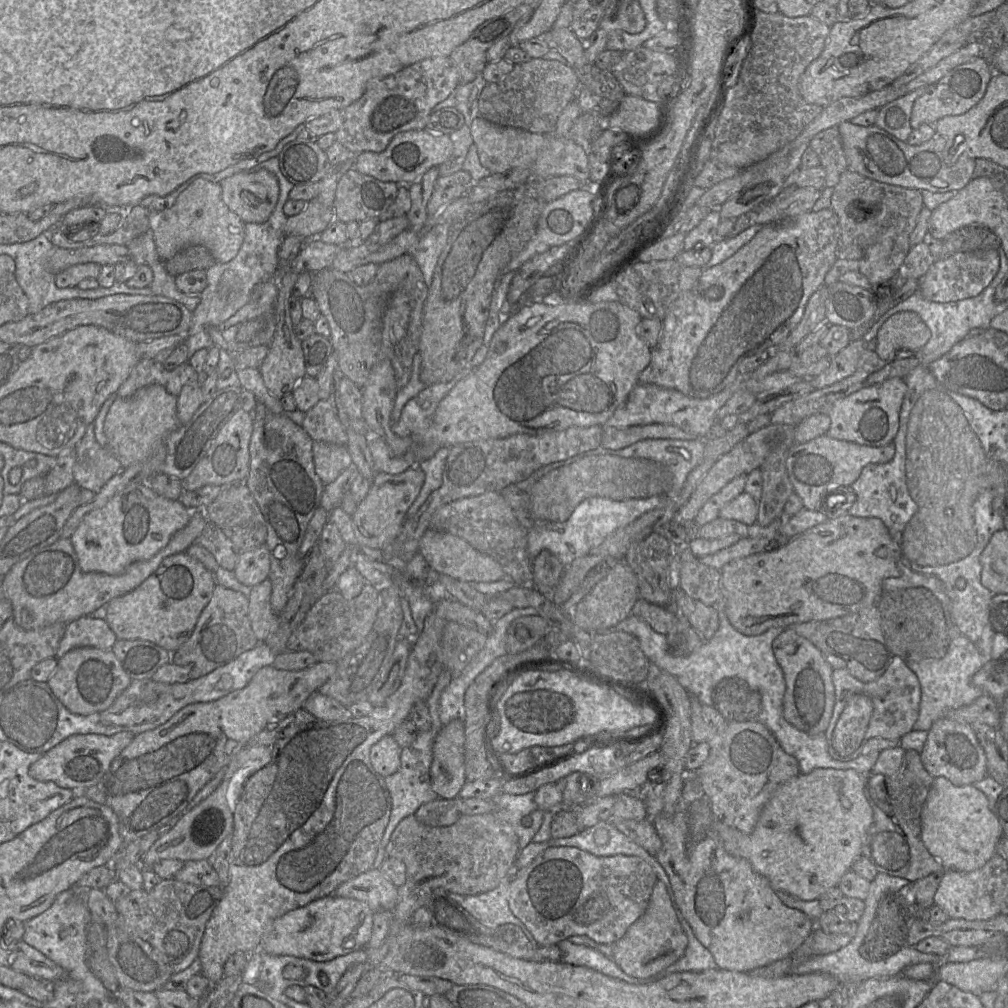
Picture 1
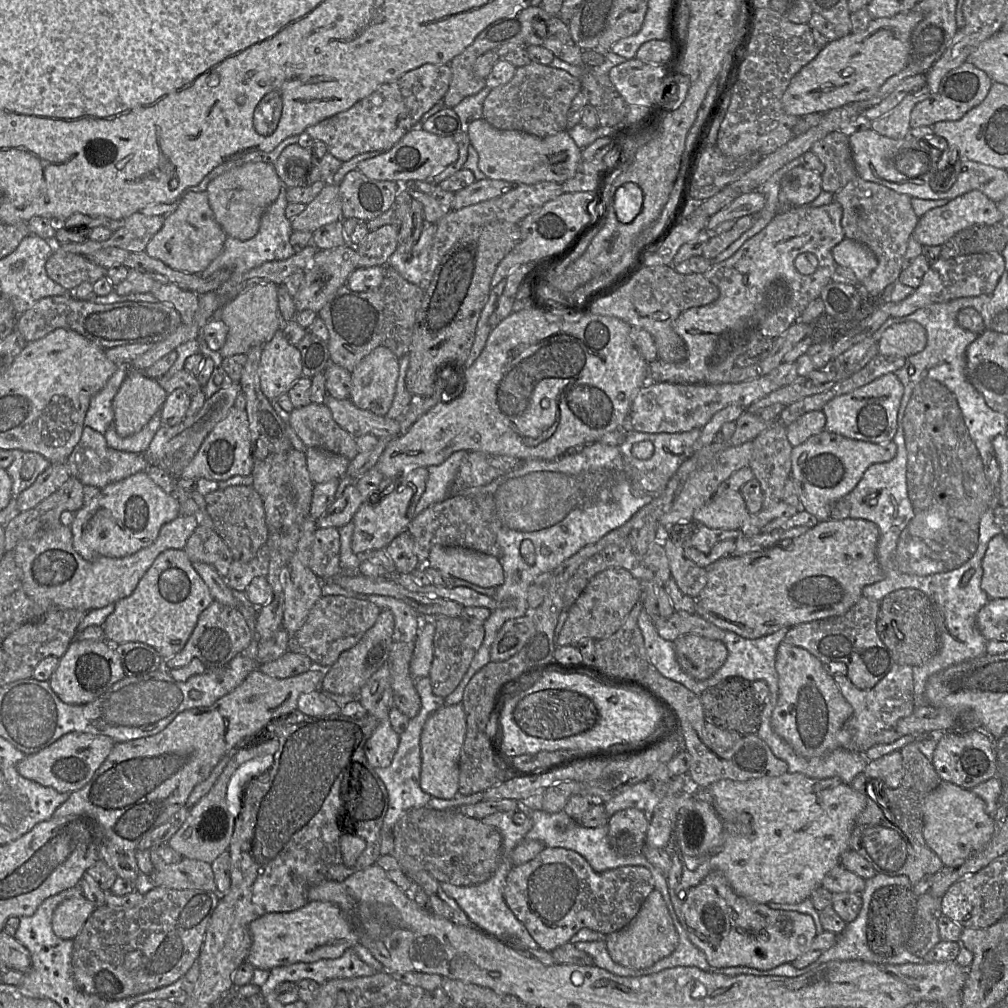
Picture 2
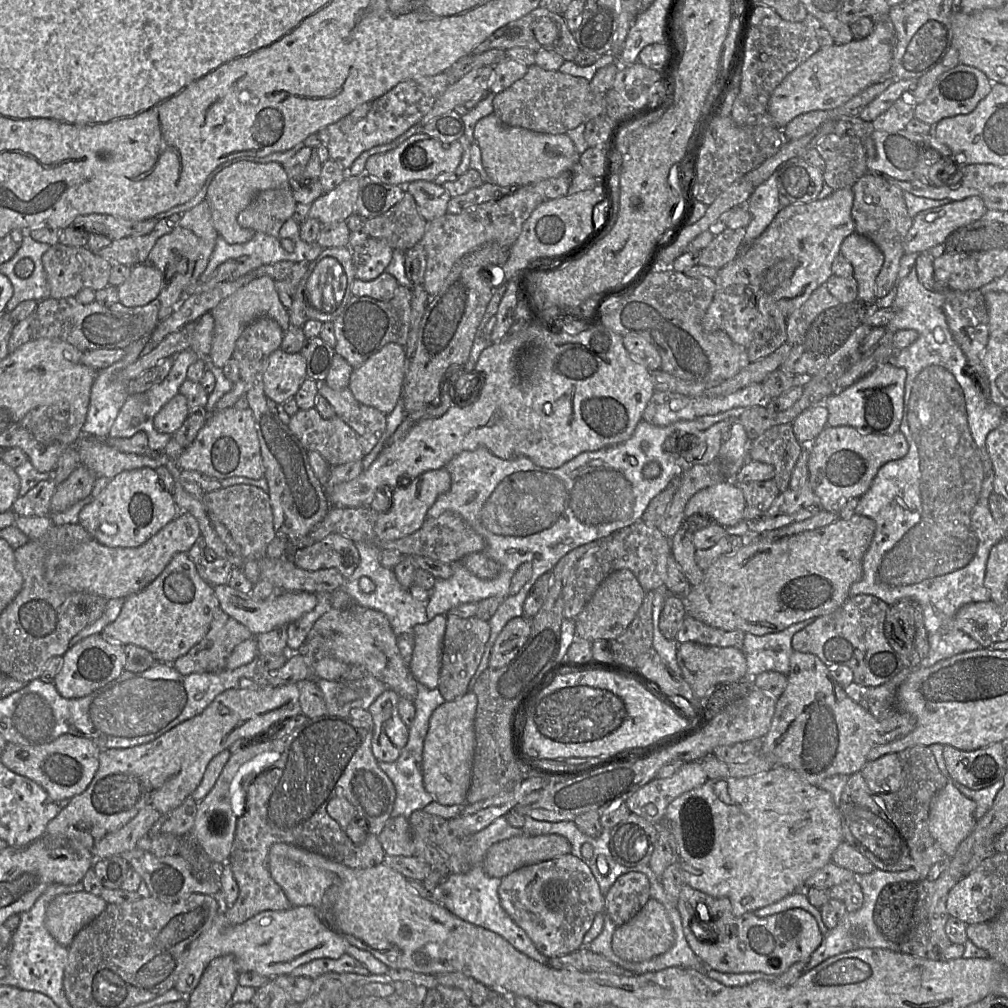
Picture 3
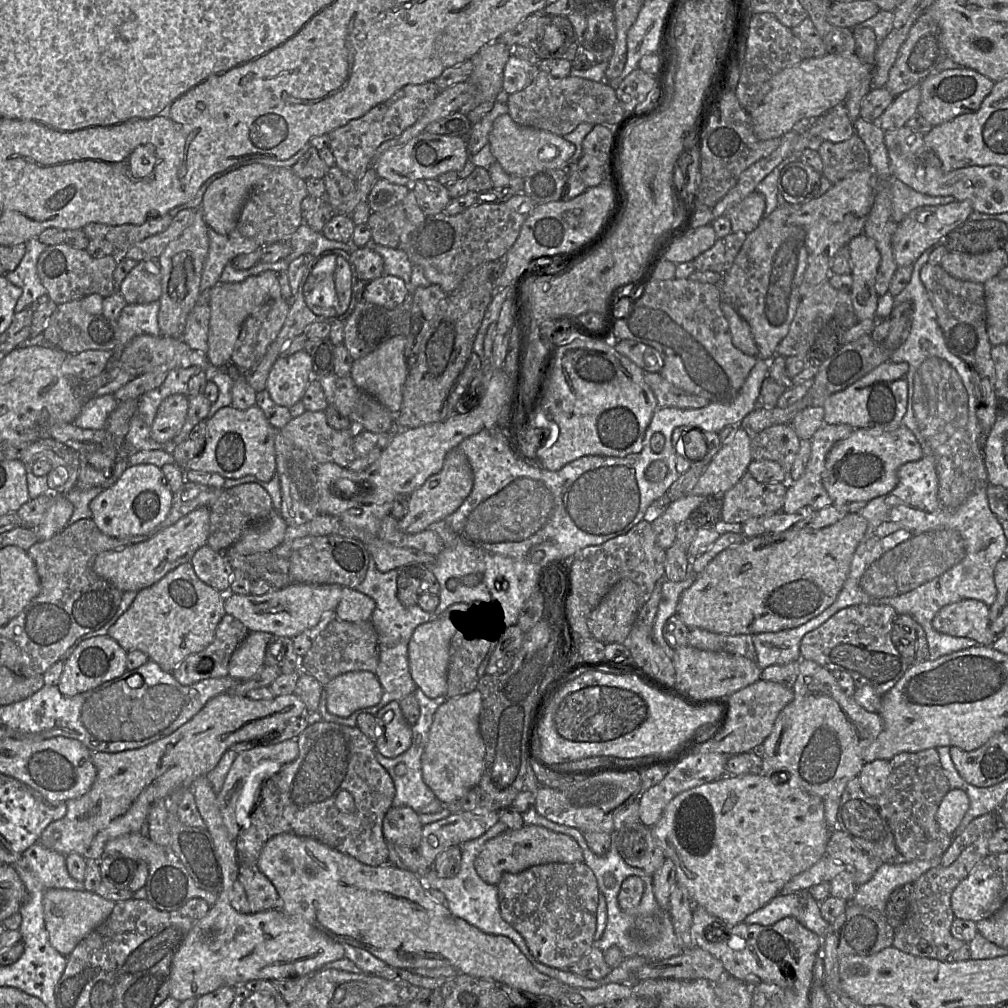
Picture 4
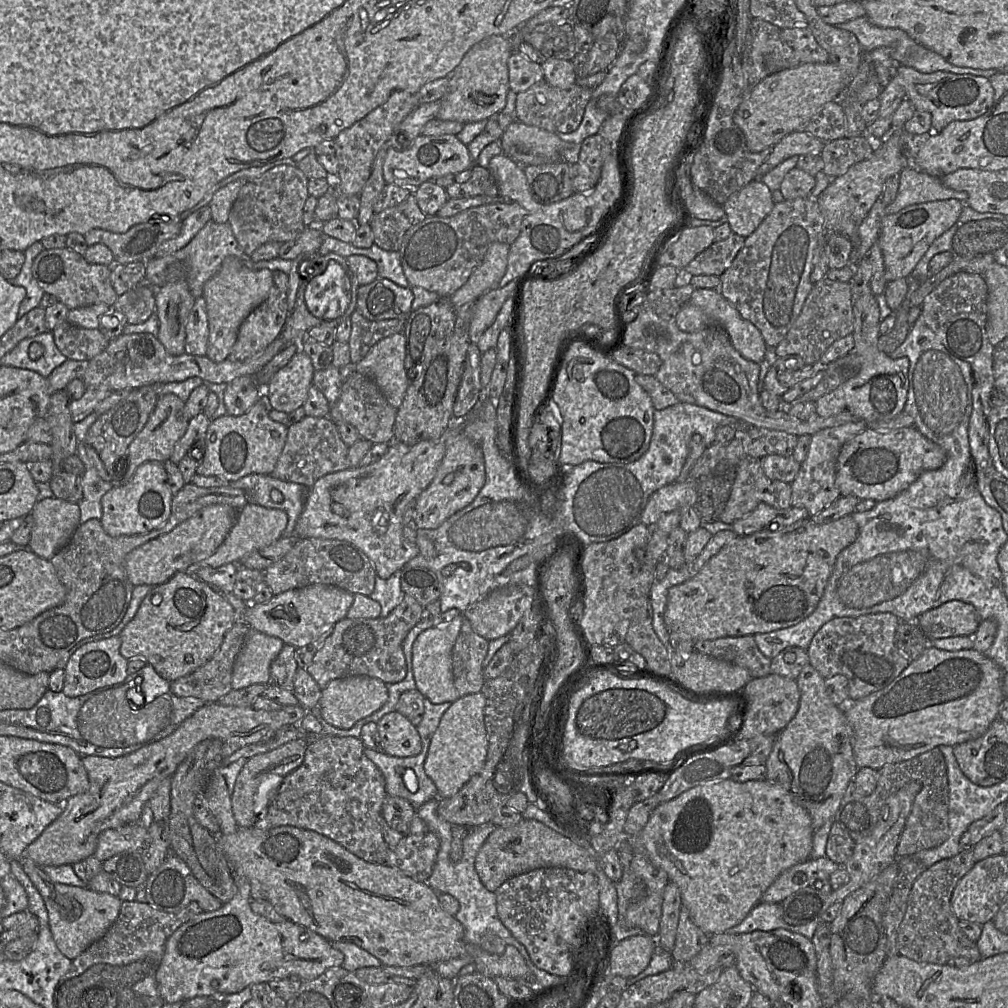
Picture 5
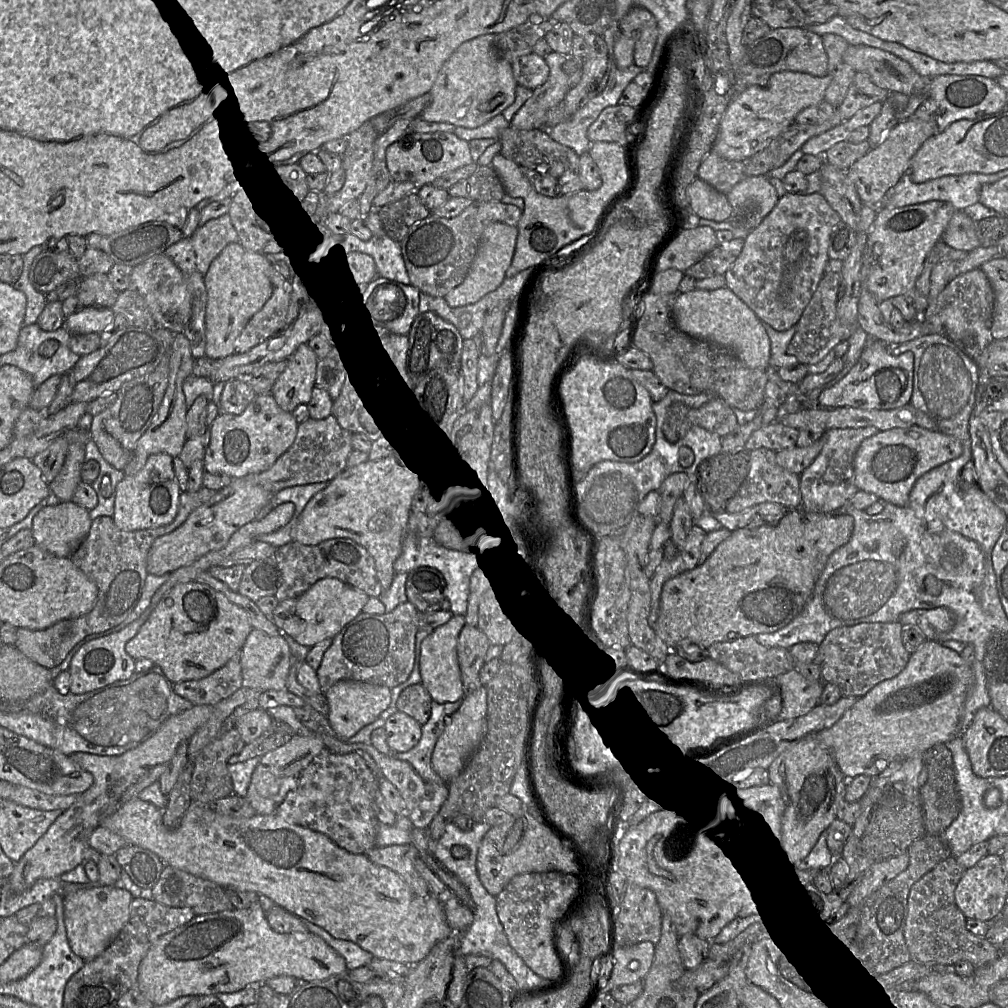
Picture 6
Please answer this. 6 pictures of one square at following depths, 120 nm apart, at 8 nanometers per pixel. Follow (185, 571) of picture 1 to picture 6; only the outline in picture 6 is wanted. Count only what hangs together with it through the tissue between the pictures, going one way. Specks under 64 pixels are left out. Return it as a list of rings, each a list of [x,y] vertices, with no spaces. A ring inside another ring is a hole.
[[[195,580],[174,586],[152,611],[137,635],[125,647],[126,653],[135,661],[150,660],[159,667],[172,683],[200,680],[223,667],[236,653],[239,653],[253,629],[247,612],[230,602],[222,593]]]

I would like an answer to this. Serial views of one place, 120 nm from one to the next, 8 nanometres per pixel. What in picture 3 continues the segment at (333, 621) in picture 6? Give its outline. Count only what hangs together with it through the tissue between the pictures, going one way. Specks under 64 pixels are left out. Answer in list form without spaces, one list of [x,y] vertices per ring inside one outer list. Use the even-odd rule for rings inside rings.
[[[227,584],[213,588],[221,610],[247,627],[254,636],[287,626],[313,610],[318,602],[317,594],[306,591],[279,591],[268,599],[256,600],[250,593],[242,593]]]

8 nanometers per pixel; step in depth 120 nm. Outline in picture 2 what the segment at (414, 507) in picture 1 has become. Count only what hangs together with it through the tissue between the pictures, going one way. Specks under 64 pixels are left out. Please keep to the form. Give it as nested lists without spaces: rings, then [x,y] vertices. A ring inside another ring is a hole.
[[[466,450],[454,452],[443,463],[427,468],[426,487],[415,507],[415,517],[433,505],[443,502],[450,496],[450,486],[456,477],[461,462],[467,454],[468,451]]]

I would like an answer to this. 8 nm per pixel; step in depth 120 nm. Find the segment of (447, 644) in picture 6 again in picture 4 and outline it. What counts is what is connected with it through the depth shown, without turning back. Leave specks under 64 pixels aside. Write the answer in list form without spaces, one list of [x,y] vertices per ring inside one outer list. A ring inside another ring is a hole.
[[[433,617],[414,630],[408,644],[408,661],[412,679],[424,694],[431,698],[445,696],[447,692],[447,673],[449,647],[456,632],[458,621],[446,617]]]

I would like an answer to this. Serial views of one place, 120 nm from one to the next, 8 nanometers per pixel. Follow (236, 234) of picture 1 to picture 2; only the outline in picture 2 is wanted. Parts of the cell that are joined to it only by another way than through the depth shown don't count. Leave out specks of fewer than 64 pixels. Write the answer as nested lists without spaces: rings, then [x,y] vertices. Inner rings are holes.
[[[206,191],[183,192],[177,209],[164,217],[162,228],[145,248],[149,256],[174,270],[199,274],[222,252],[227,234],[214,217]]]

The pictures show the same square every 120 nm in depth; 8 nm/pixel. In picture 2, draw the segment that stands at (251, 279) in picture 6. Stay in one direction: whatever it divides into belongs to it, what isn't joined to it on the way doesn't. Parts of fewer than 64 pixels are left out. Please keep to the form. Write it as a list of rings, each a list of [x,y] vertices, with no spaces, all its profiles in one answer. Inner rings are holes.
[[[272,282],[254,284],[244,289],[219,311],[218,317],[228,327],[225,344],[219,350],[222,358],[247,353],[252,347],[270,341],[278,330],[283,330],[277,291],[278,286]]]

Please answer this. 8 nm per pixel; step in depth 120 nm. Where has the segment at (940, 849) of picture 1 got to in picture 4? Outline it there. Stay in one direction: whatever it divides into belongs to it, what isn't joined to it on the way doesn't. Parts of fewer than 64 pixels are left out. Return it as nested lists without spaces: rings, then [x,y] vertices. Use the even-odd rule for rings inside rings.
[[[950,789],[942,799],[936,821],[940,828],[952,836],[969,809],[970,801],[966,793],[960,789]]]

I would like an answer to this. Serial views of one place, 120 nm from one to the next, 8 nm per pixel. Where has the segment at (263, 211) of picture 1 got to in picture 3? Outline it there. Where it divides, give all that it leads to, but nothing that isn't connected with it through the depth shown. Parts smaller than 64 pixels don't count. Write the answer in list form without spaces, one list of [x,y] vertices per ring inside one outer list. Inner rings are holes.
[[[241,158],[218,172],[211,180],[206,197],[213,225],[220,237],[229,244],[241,244],[251,240],[255,231],[239,225],[237,217],[253,200],[257,193],[263,190],[289,188],[289,180],[283,166],[278,162],[255,162]]]

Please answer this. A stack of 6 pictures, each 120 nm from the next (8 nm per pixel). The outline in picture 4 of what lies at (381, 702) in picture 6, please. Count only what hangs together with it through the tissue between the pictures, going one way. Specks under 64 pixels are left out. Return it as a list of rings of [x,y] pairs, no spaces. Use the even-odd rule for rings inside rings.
[[[370,671],[341,674],[324,689],[328,711],[340,717],[348,717],[358,709],[374,706],[382,697],[382,686],[376,674]]]

